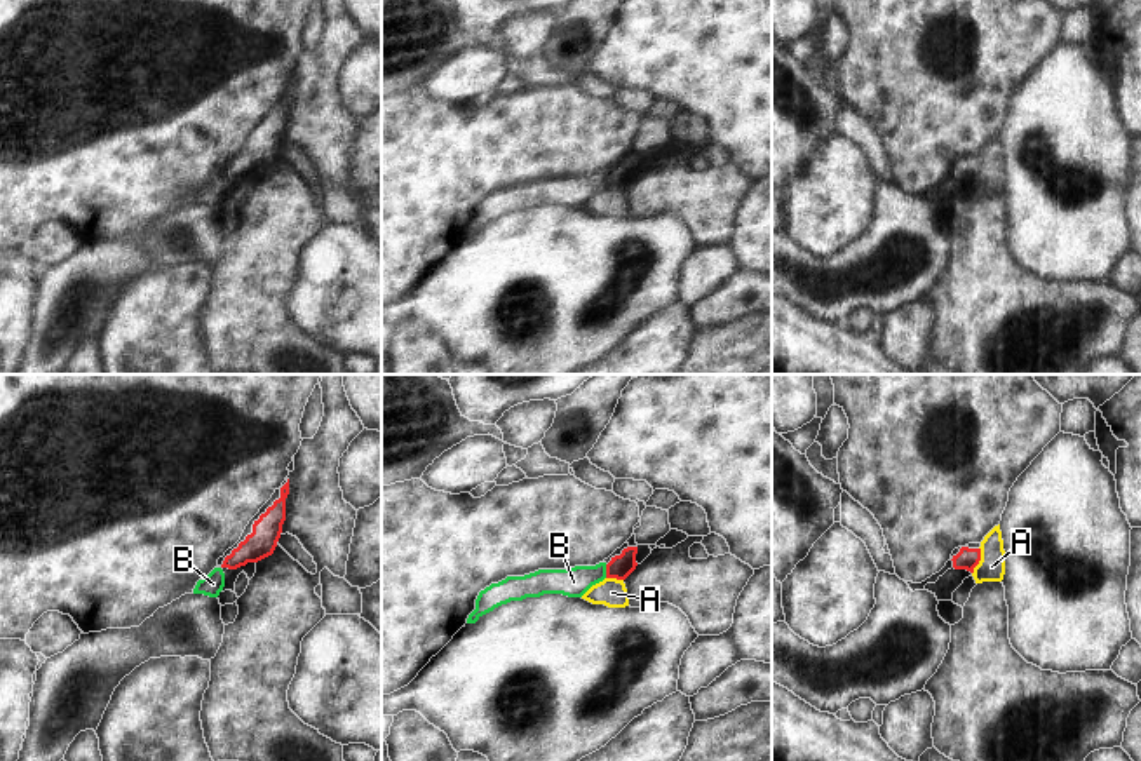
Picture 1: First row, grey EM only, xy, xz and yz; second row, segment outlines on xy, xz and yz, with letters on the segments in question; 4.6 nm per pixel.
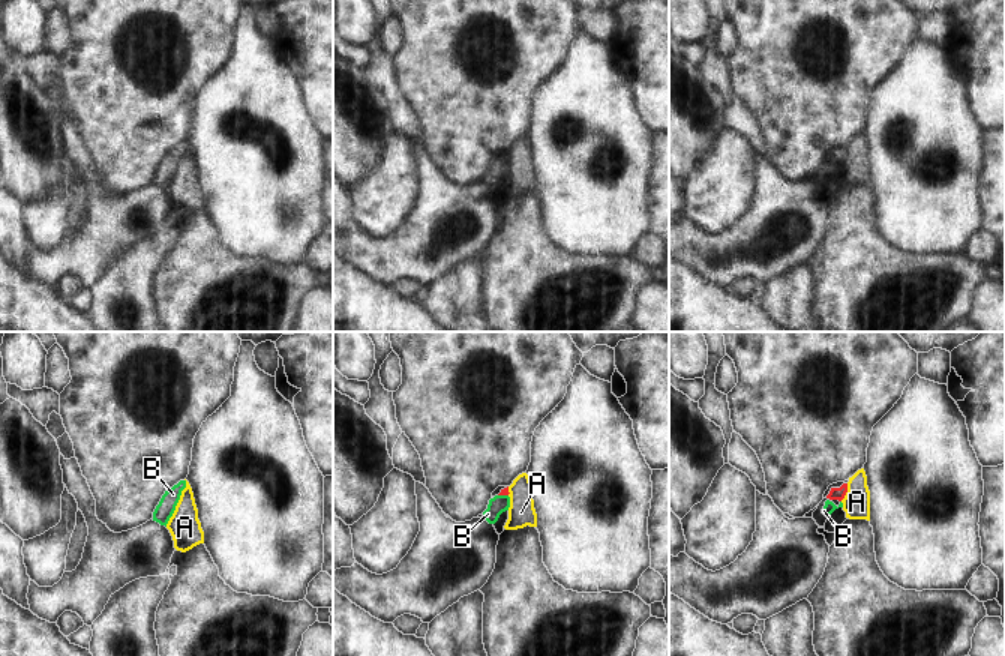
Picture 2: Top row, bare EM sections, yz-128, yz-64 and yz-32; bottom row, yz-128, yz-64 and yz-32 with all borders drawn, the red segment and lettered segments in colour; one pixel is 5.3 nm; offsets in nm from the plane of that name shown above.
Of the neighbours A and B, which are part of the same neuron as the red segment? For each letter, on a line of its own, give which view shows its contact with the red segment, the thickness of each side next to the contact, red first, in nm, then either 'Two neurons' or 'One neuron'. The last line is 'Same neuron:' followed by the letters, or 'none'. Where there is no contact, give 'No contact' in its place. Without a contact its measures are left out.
A: Touches red in yz. Thickness 100 nm (red) against 130 nm. Two neurons
B: Touches red in xz. Thickness 110 nm (red) against 140 nm. Two neurons
Same neuron: none.

